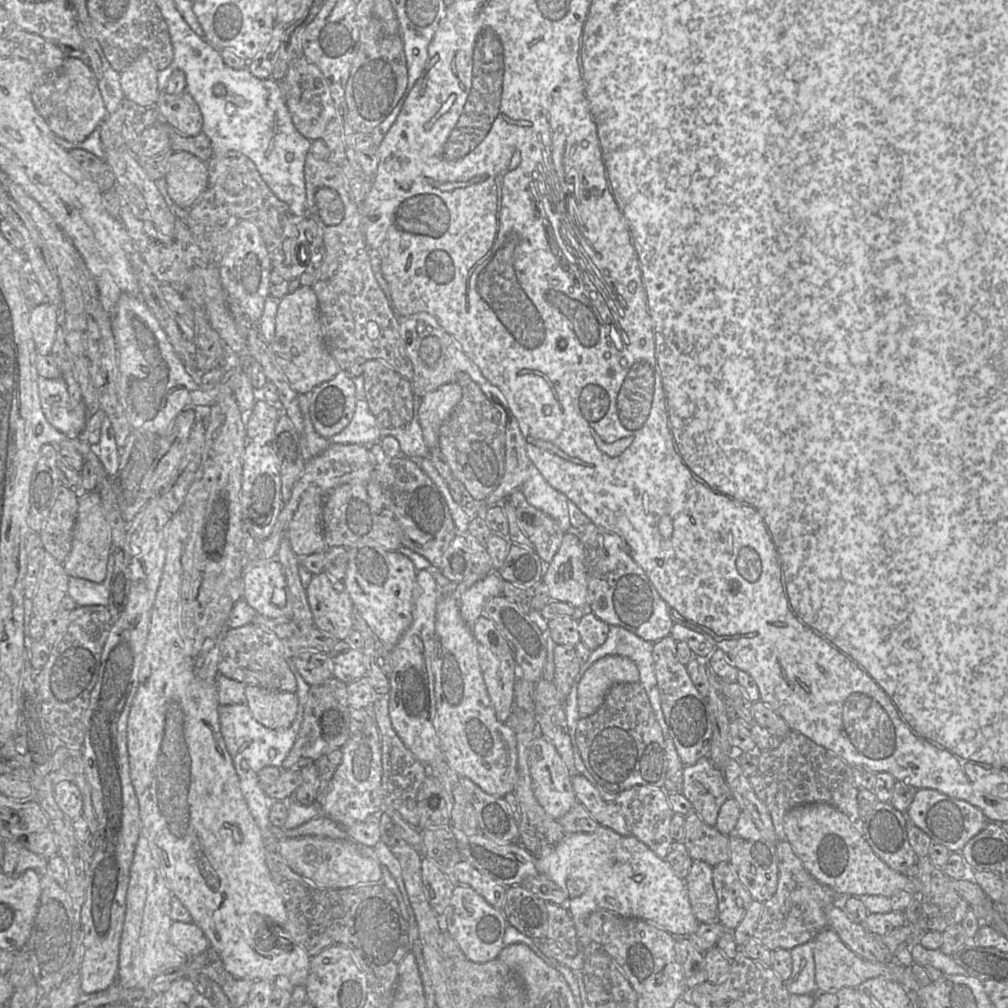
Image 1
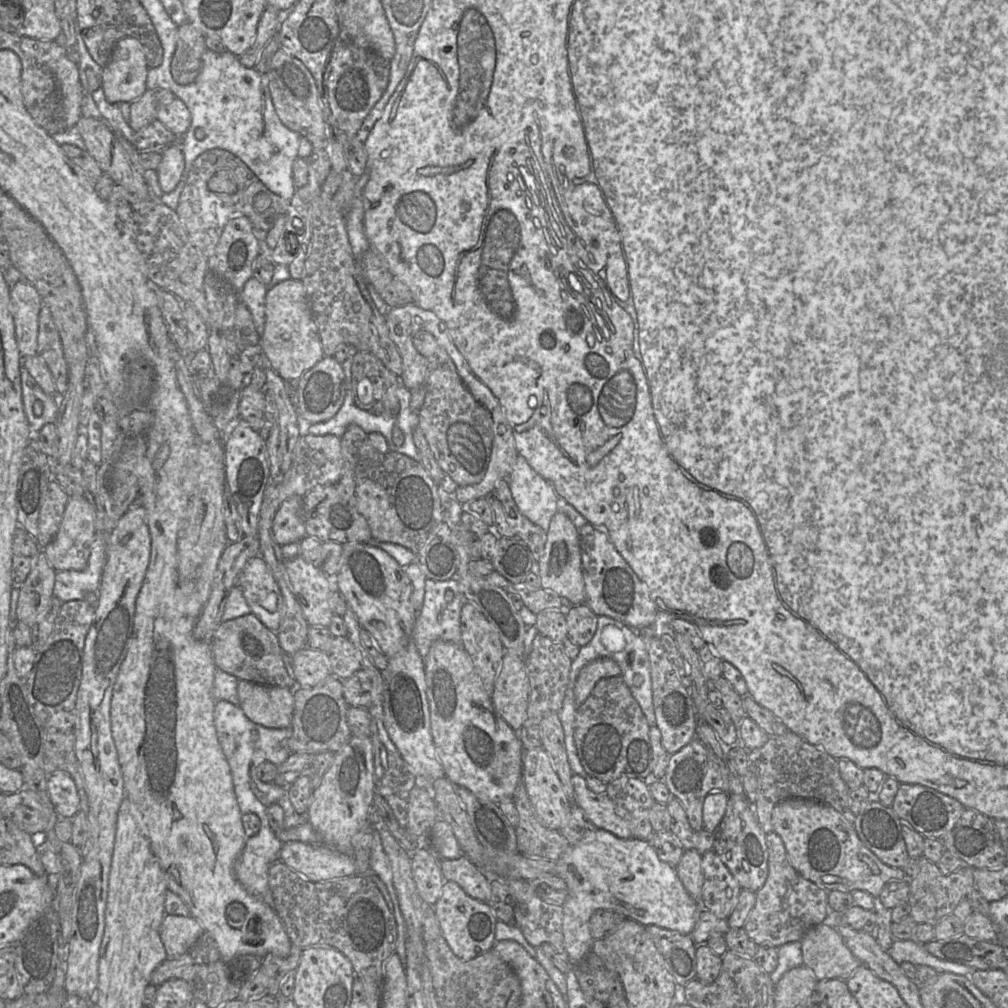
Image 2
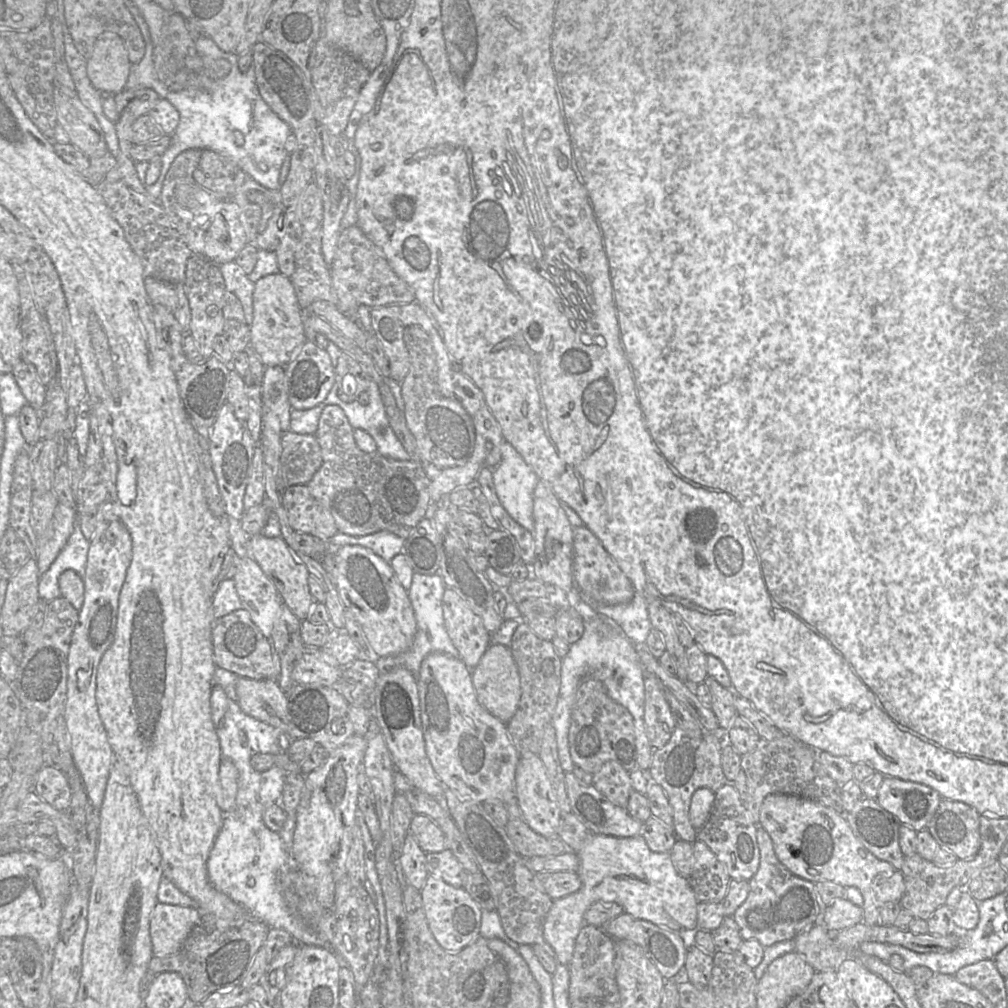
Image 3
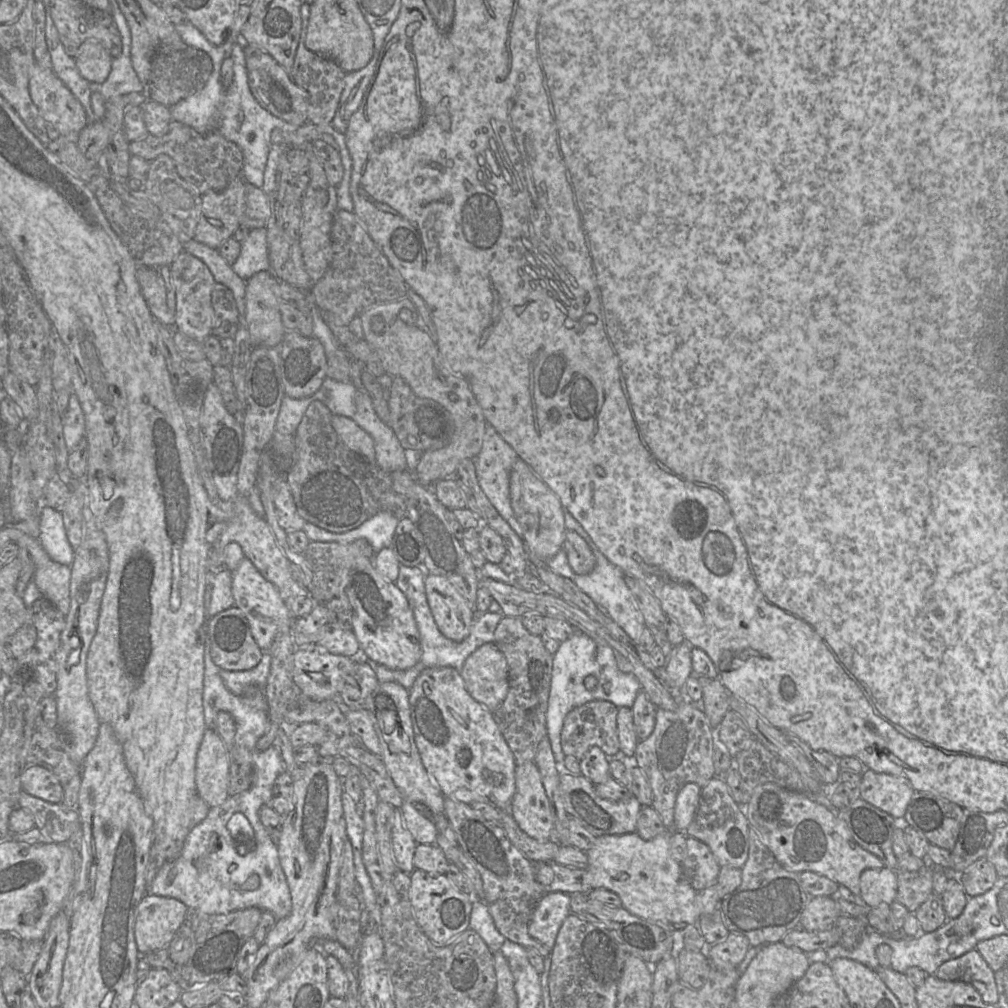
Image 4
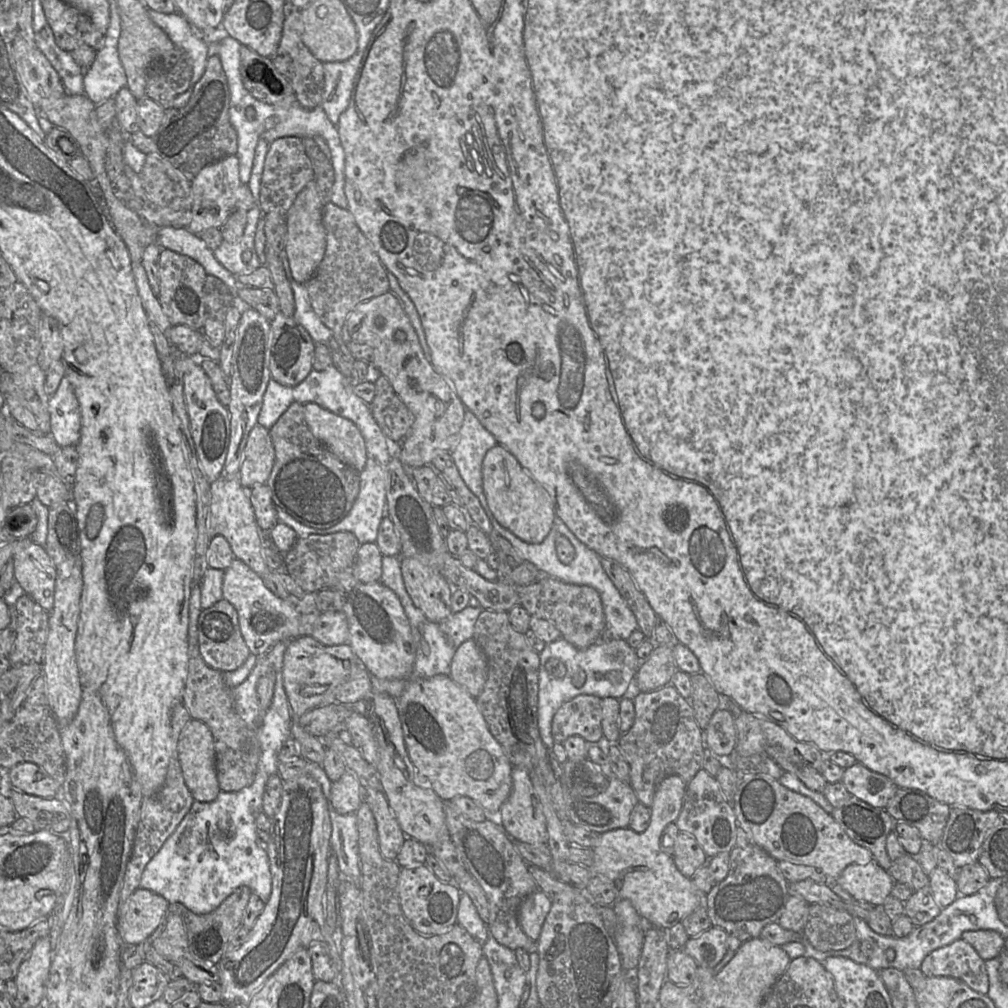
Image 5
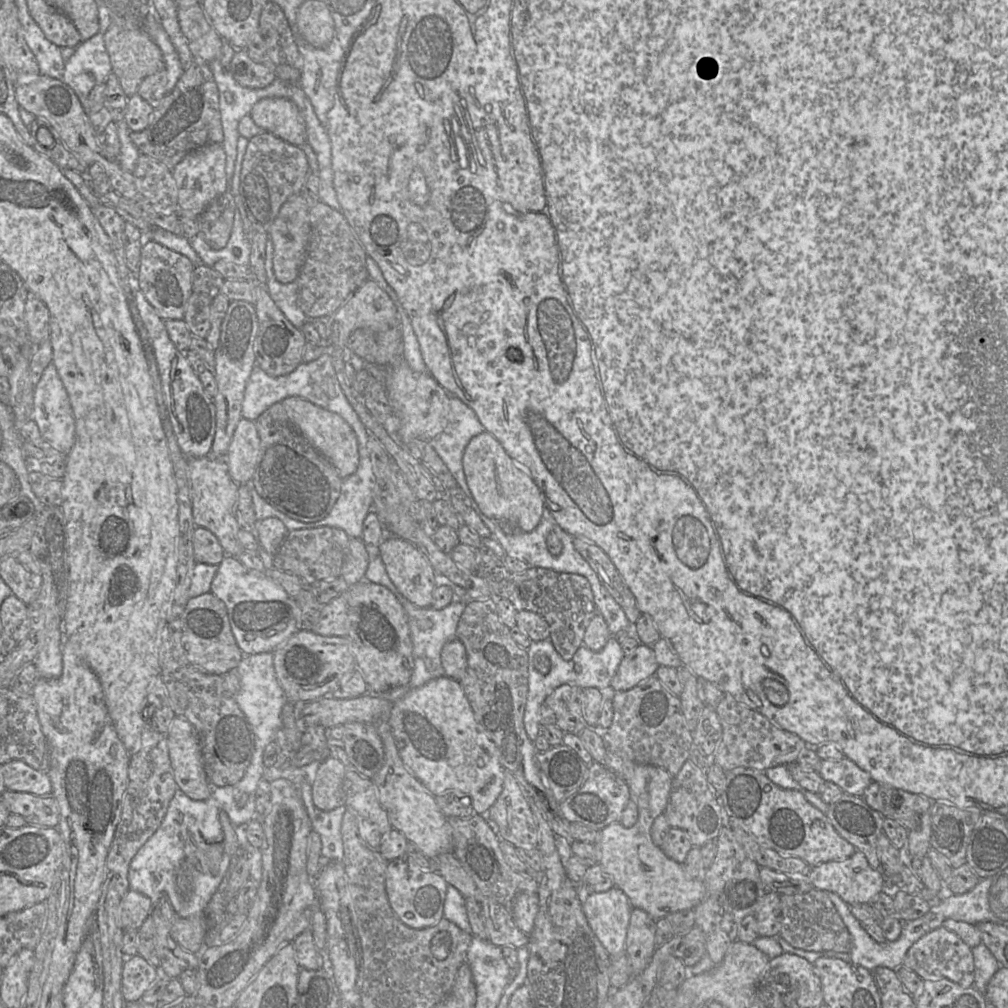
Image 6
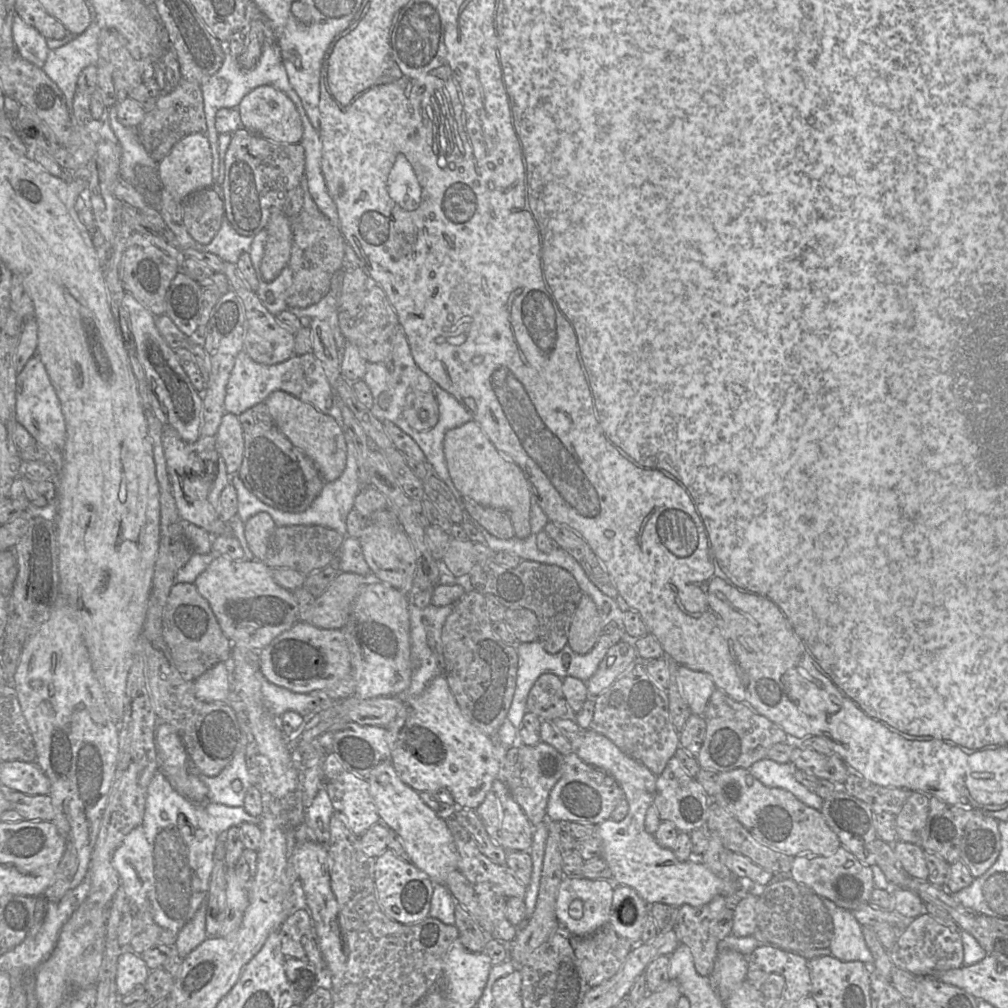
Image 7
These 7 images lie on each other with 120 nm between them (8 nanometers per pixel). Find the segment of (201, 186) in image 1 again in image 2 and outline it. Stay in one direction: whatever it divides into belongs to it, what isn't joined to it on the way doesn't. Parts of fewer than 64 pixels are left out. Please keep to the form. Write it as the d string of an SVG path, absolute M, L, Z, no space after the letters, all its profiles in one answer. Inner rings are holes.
M178 143L169 145L157 168L158 180L164 193L173 191L185 174L185 159Z

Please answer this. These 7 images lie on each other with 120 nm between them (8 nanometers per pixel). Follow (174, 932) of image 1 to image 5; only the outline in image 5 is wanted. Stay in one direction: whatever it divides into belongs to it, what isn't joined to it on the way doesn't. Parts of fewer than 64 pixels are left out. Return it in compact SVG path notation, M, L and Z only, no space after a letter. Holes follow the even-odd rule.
M136 889L119 911L118 931L124 944L142 945L162 925L169 905L159 894Z

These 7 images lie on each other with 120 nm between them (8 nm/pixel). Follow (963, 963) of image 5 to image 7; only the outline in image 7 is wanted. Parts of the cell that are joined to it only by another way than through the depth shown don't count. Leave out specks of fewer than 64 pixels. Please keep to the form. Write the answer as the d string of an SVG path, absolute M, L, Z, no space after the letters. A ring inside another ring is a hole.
M928 913L914 918L899 935L891 951L892 963L918 977L933 977L963 966L964 950L960 931L939 924Z

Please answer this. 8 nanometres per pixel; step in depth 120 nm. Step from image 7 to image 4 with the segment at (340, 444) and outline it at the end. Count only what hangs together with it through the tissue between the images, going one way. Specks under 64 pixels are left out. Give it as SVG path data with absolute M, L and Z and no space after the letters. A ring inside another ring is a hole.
M333 415L332 426L343 444L354 453L370 462L375 462L375 445L373 438L352 419Z

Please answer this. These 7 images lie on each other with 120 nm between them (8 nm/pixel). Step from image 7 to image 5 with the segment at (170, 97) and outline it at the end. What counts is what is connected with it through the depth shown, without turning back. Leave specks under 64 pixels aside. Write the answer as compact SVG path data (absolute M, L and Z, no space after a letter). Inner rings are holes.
M217 55L210 56L187 104L181 108L165 109L163 121L153 136L139 131L128 135L128 141L145 155L159 155L192 179L207 165L236 155L237 133L230 123L229 105L230 92L221 61Z

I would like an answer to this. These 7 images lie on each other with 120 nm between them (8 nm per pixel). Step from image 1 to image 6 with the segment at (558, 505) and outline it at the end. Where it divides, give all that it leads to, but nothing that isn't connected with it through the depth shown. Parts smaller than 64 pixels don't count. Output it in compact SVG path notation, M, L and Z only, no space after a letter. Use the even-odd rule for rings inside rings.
M450 394L448 424L442 433L429 440L429 444L463 490L466 496L465 504L478 513L482 512L467 485L462 458L470 440L484 431L485 428L476 413L458 397Z

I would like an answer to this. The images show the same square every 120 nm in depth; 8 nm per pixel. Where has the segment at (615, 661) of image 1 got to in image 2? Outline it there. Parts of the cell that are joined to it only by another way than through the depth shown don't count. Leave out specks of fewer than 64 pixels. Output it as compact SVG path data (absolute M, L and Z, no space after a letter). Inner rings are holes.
M598 658L589 662L579 672L574 687L574 697L577 706L588 698L600 679L620 675L620 666L611 658Z

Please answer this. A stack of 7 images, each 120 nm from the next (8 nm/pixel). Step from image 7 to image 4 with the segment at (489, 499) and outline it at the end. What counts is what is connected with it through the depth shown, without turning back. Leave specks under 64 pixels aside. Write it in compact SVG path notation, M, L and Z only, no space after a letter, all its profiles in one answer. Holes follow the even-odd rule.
M522 459L515 462L510 474L510 499L515 516L522 527L523 541L527 549L543 560L556 555L563 548L567 531L563 505L559 497Z

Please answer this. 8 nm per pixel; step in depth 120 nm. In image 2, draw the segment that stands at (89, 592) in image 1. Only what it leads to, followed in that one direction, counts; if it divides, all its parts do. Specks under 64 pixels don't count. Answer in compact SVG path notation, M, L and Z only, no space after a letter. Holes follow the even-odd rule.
M96 534L92 543L88 565L84 570L57 571L53 595L63 602L85 600L87 593L97 593L106 556L104 535Z

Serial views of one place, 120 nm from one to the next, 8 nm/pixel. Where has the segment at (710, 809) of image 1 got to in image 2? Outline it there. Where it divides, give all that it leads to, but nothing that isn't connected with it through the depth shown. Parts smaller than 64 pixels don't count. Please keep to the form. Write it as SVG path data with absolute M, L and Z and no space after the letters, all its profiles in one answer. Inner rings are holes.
M697 739L692 740L676 753L670 755L663 782L682 804L690 826L703 829L703 802L712 791L729 793L727 777L724 777L718 765L711 759L705 746Z

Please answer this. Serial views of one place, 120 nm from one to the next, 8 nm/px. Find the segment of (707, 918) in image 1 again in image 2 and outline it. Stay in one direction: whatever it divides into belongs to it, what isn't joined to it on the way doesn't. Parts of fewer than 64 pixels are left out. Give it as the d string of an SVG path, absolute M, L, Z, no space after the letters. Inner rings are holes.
M685 850L676 866L676 871L682 884L699 907L704 883L701 860L701 854L696 850Z

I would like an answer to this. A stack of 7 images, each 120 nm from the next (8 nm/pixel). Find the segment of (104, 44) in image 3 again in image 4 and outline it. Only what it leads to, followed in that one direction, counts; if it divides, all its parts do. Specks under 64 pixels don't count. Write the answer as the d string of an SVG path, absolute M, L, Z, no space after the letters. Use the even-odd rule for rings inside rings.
M87 40L74 59L80 74L92 85L100 85L108 78L113 61L97 40Z

